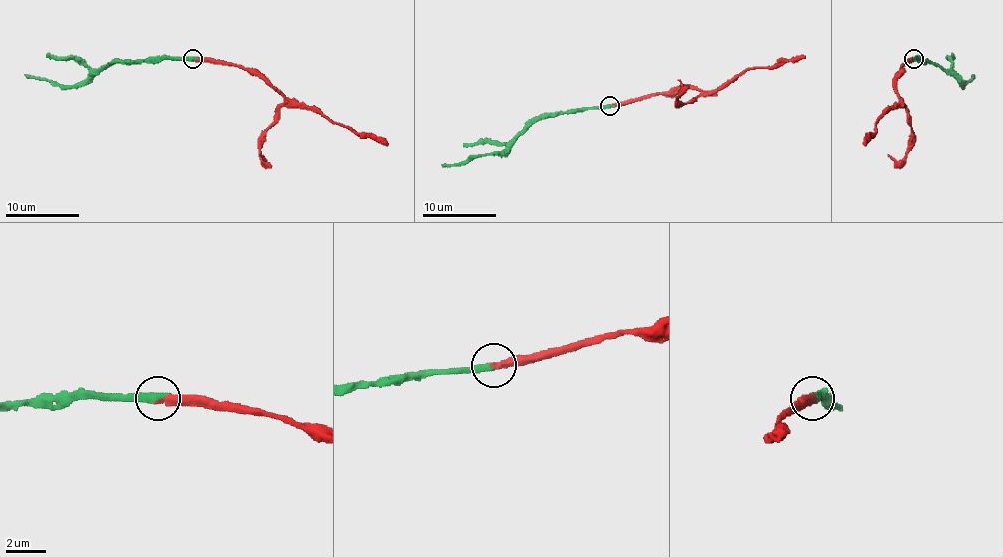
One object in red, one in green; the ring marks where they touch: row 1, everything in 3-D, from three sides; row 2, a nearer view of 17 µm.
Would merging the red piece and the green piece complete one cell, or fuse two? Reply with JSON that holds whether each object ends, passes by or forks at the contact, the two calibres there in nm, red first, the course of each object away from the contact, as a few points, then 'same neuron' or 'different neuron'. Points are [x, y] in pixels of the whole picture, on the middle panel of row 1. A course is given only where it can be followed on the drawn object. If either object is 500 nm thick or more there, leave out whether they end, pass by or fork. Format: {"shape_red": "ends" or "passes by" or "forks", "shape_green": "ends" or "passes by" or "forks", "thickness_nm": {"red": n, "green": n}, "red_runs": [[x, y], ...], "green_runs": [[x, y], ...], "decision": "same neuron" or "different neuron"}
{"shape_red": "ends", "shape_green": "ends", "thickness_nm": {"red": 360, "green": 460}, "red_runs": [[610, 106], [621, 106], [684, 88], [709, 91], [732, 82], [752, 67], [774, 67], [805, 56]], "green_runs": [[610, 106], [577, 108], [537, 117], [503, 150], [441, 165]], "decision": "same neuron"}

